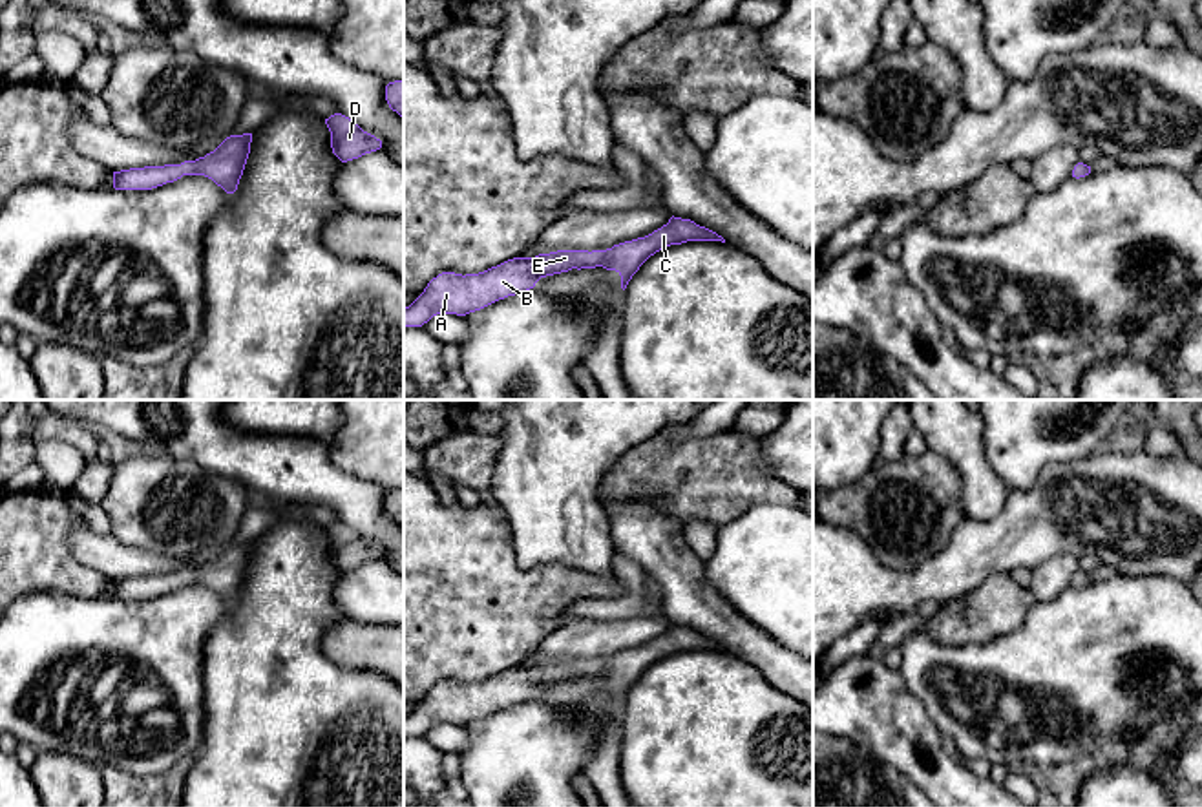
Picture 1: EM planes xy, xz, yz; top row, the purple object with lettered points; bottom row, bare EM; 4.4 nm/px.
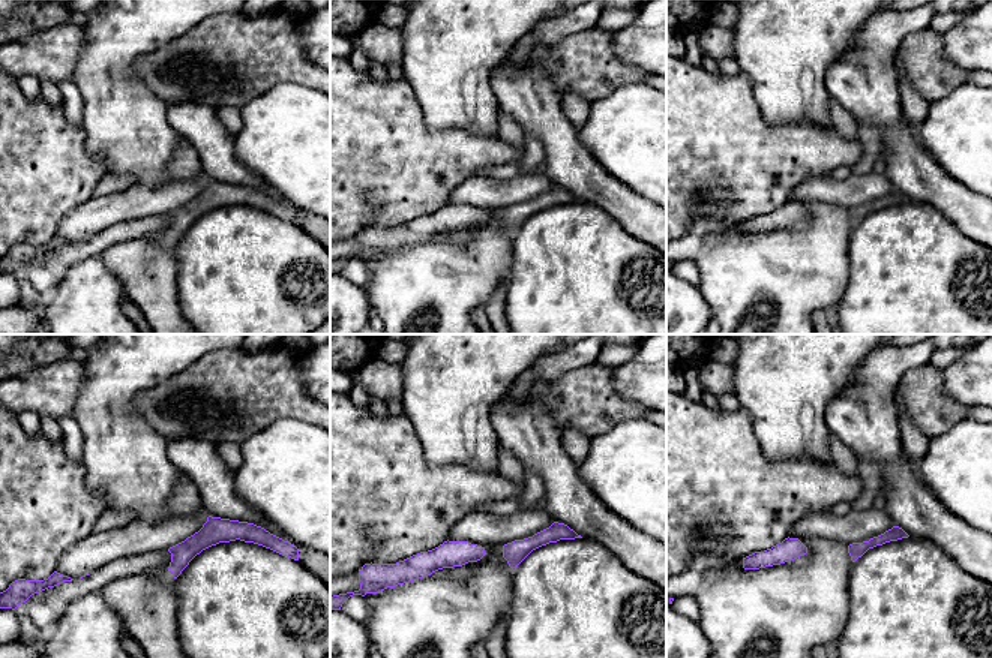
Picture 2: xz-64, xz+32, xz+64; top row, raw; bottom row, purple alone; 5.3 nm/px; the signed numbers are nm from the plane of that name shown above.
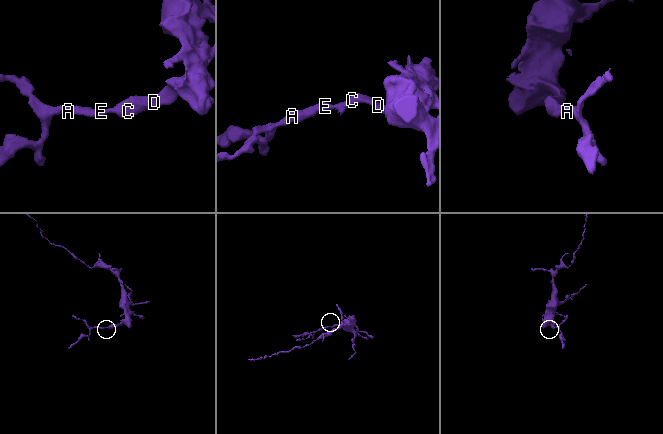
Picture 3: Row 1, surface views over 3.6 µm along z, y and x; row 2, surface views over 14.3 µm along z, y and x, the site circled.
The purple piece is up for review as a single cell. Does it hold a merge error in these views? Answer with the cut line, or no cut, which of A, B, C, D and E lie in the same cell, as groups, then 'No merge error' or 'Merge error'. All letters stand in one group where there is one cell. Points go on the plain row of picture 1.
No split. Groups: A B C D E. No merge error

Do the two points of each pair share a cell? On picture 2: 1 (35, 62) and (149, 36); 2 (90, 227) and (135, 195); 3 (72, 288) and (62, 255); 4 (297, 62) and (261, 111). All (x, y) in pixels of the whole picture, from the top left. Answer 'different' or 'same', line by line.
1: different
2: same
3: different
4: different

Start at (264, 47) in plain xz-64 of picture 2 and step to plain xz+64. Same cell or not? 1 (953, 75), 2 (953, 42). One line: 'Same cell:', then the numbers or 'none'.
Same cell: 1

